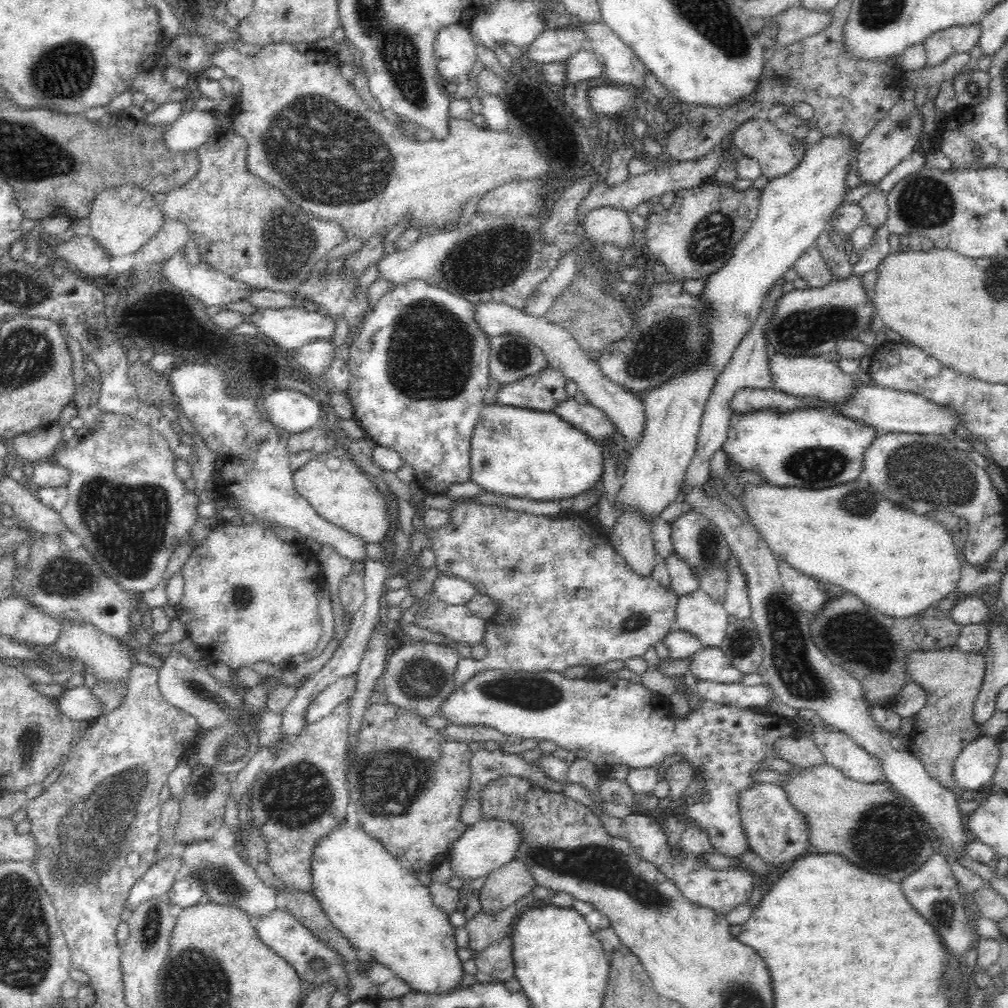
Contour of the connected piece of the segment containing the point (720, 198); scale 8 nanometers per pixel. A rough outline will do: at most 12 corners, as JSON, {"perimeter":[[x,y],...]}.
{"perimeter":[[702,183],[646,216],[644,248],[675,280],[726,265],[761,191]]}

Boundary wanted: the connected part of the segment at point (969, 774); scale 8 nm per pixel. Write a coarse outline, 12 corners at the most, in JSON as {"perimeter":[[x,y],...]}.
{"perimeter":[[982,734],[954,762],[956,785],[991,784],[1000,752]]}

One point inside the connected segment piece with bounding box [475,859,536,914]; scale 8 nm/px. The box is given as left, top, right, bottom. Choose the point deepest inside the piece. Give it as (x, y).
(504, 886)

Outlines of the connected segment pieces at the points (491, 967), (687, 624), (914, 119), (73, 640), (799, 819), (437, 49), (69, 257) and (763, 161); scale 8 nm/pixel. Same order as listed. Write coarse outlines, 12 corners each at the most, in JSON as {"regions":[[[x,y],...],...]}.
{"regions":[[[506,935],[472,960],[502,982],[514,977],[512,937]],[[703,590],[678,595],[675,628],[704,647],[721,644],[732,620]],[[899,100],[857,144],[857,176],[882,180],[922,133],[922,114]],[[60,620],[51,647],[92,668],[97,680],[125,680],[133,648],[93,624]],[[776,784],[738,796],[746,843],[776,866],[806,854],[808,827]],[[466,24],[443,25],[434,64],[457,83],[476,63],[477,42]],[[89,234],[51,252],[87,278],[104,278],[111,256]],[[765,116],[734,128],[732,144],[768,180],[794,170],[804,141]]]}

